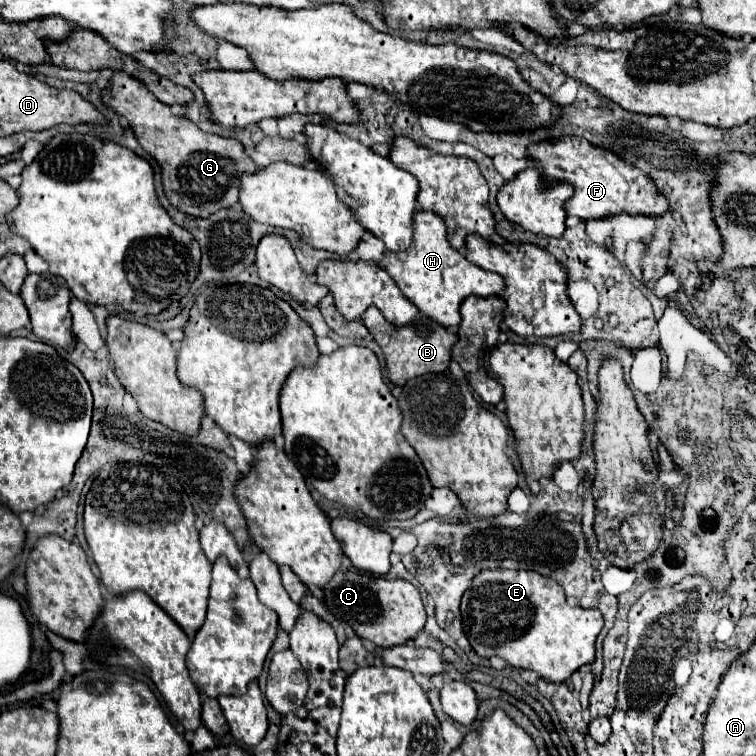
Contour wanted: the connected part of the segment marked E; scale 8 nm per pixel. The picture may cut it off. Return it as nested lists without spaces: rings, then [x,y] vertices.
[[[531,570],[479,572],[461,598],[461,616],[463,632],[481,658],[491,658],[495,652],[499,658],[505,658],[509,666],[535,670],[541,678],[551,682],[565,682],[579,666],[591,664],[595,660],[595,640],[603,628],[603,616],[599,610],[569,606],[563,588],[555,580],[543,578]]]

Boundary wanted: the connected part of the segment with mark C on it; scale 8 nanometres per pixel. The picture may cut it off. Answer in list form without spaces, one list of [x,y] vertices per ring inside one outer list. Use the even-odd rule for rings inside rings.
[[[335,572],[335,576],[325,584],[323,594],[325,608],[337,620],[351,626],[359,638],[369,640],[381,648],[405,644],[423,630],[427,620],[421,594],[407,580],[387,580],[381,576],[357,572]]]

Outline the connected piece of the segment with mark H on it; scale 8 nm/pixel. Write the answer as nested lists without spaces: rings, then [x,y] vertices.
[[[417,210],[413,216],[411,246],[403,252],[387,250],[385,256],[377,262],[377,266],[383,268],[395,280],[395,284],[399,286],[399,290],[405,294],[407,300],[411,300],[423,314],[443,324],[445,328],[459,326],[461,322],[459,306],[467,296],[471,294],[493,296],[493,294],[501,294],[503,290],[501,276],[477,268],[475,264],[467,262],[465,256],[453,250],[447,242],[447,232],[441,216],[435,216],[433,212],[425,212],[425,210]]]

